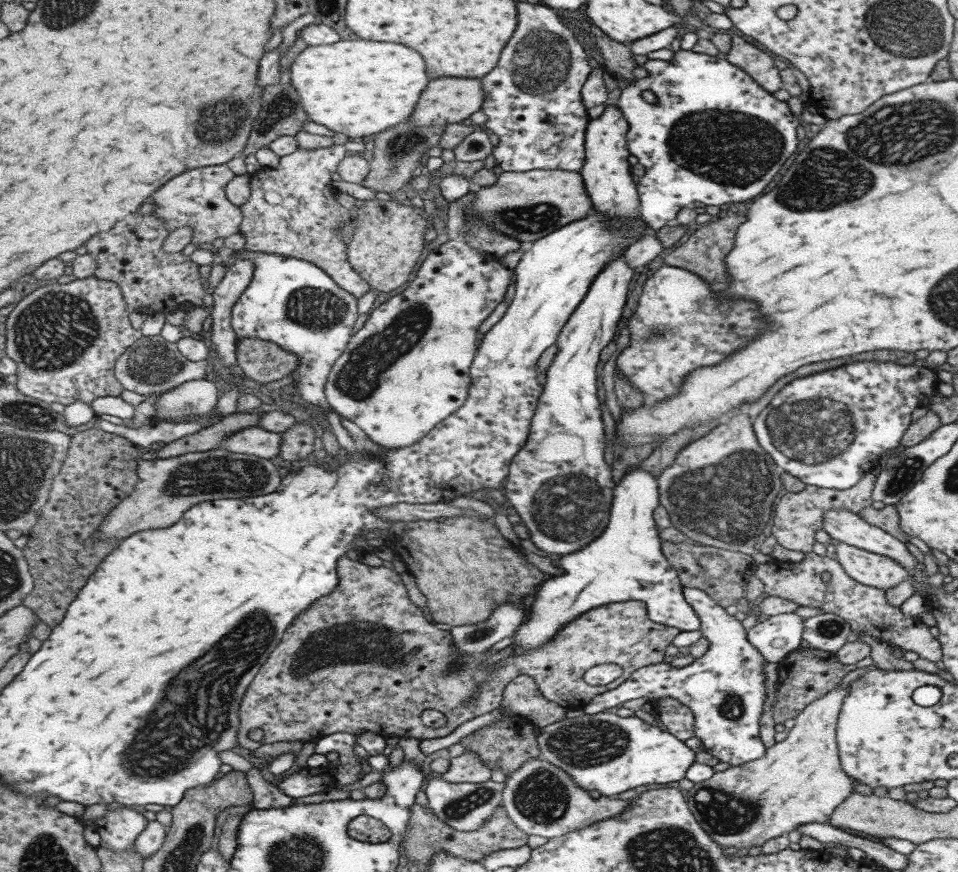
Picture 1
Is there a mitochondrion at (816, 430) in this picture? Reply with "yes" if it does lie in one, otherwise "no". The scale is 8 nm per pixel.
yes

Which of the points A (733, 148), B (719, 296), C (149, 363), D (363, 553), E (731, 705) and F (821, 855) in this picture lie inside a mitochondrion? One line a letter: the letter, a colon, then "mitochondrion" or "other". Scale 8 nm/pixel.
A: mitochondrion
B: other
C: mitochondrion
D: other
E: mitochondrion
F: other

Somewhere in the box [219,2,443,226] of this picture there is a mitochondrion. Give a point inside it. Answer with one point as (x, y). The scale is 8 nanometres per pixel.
(398, 146)

